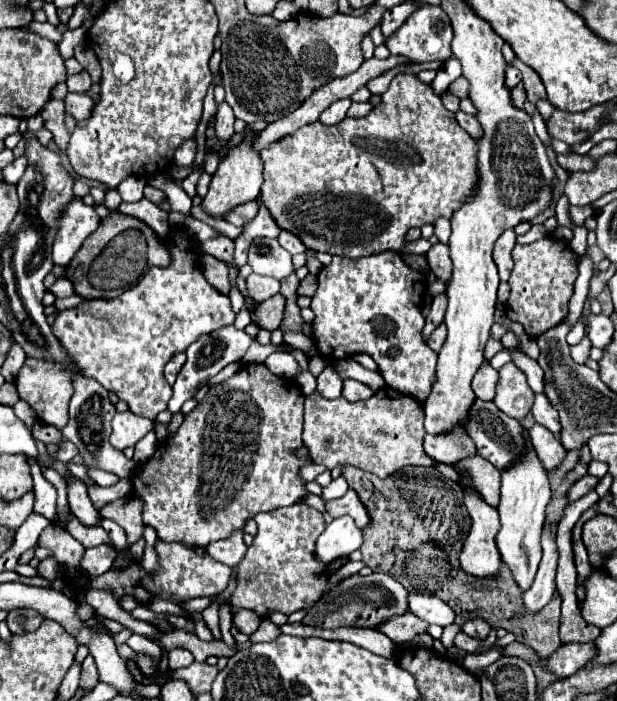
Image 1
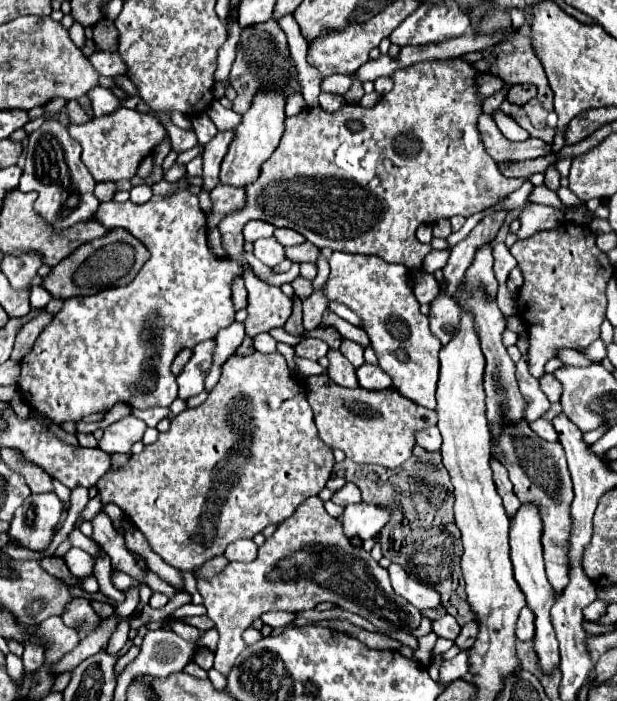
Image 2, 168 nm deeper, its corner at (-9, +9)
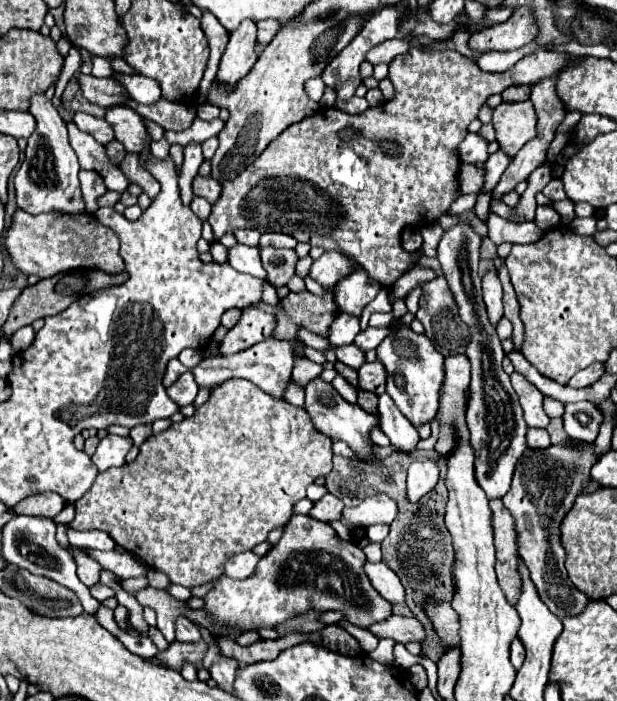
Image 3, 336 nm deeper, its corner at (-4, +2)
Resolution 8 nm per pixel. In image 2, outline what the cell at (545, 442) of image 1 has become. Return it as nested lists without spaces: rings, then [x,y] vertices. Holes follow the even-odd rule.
[[[540,417],[540,419],[534,421],[530,427],[532,427],[532,429],[536,431],[536,435],[540,435],[544,441],[558,441],[558,433],[556,433],[554,425],[552,425],[548,419]]]

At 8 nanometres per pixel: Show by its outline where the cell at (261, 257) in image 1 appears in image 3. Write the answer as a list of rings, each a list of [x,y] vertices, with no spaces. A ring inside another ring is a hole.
[[[235,244],[233,248],[227,250],[227,262],[239,272],[245,272],[257,278],[267,278],[267,272],[263,270],[261,260],[259,260],[259,248]]]

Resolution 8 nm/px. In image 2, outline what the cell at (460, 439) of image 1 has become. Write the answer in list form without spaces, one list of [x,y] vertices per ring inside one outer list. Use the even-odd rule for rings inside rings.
[[[428,427],[418,433],[418,445],[424,447],[426,451],[440,451],[442,447],[442,437],[438,433],[438,427]]]

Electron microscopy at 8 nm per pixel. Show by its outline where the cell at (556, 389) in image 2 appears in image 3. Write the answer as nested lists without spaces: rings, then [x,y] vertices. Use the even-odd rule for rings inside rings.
[[[545,398],[545,412],[551,416],[551,418],[561,418],[565,408],[559,400],[553,400],[553,398]]]

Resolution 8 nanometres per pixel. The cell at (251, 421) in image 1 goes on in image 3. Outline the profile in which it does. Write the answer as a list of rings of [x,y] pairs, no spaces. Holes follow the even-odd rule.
[[[241,378],[227,380],[225,384],[219,384],[213,388],[211,398],[207,400],[205,406],[197,408],[195,416],[185,418],[179,424],[171,424],[171,428],[161,432],[161,434],[149,436],[139,446],[139,456],[131,464],[123,464],[121,468],[111,468],[109,472],[101,472],[95,478],[89,492],[85,492],[81,496],[81,500],[77,500],[73,504],[75,506],[75,518],[67,526],[73,530],[103,530],[113,538],[113,542],[117,546],[123,546],[127,552],[141,558],[149,568],[155,568],[155,570],[161,570],[163,574],[167,574],[173,584],[181,584],[185,588],[195,588],[195,586],[201,586],[201,584],[207,584],[207,582],[219,578],[223,574],[225,562],[231,556],[251,550],[255,544],[267,540],[267,534],[273,528],[285,526],[291,518],[293,504],[297,500],[305,498],[307,486],[313,484],[315,478],[327,476],[331,472],[331,456],[333,456],[331,438],[321,434],[313,426],[309,414],[303,408],[295,408],[285,400],[273,400],[271,396],[265,396],[265,392],[261,392],[261,388],[257,388],[255,384],[249,384],[249,380],[241,380]]]

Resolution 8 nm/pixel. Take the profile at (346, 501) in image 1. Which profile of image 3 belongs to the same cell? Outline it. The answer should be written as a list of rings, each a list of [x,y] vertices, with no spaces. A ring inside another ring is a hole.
[[[325,494],[321,500],[317,500],[313,504],[313,508],[309,510],[309,516],[313,516],[315,520],[321,520],[321,522],[333,522],[333,520],[341,518],[341,512],[343,512],[341,500],[333,494]]]

